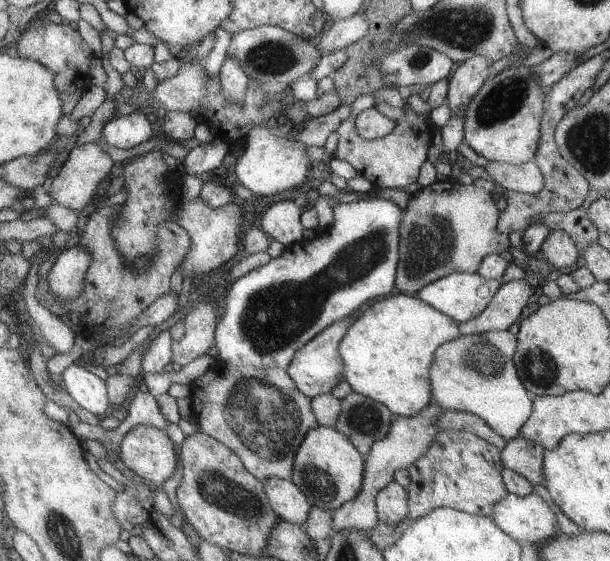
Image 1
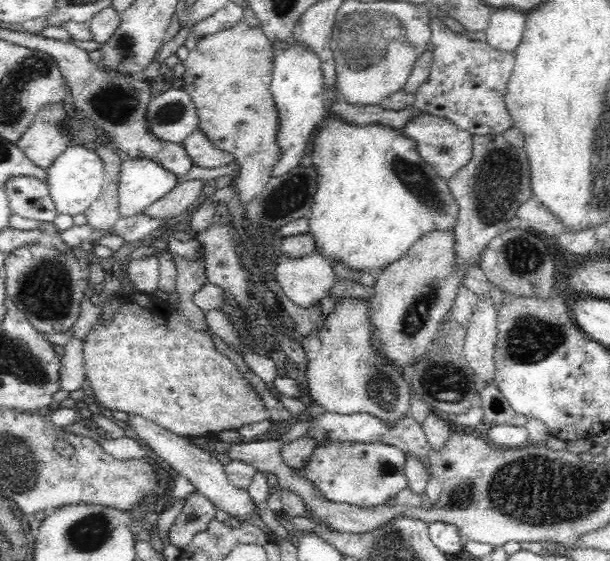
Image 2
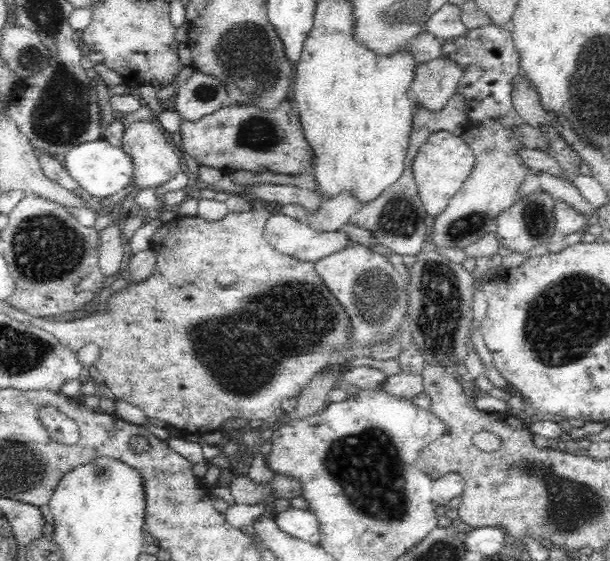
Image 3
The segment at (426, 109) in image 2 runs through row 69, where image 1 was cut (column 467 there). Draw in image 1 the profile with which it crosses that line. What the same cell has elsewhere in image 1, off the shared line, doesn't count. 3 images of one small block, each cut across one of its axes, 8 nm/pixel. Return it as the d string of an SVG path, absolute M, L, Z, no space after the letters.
M441 432L433 438L429 450L409 466L411 484L409 492L409 512L403 524L421 520L437 508L453 508L473 516L491 516L493 506L509 496L505 490L505 464L501 460L501 450L497 450L485 438L473 432Z

